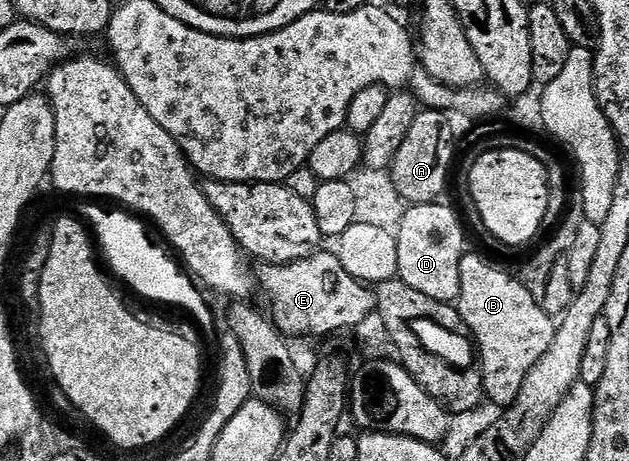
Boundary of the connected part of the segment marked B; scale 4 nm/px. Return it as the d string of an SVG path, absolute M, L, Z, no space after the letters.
M464 253L457 307L477 347L485 395L504 408L515 403L527 373L551 351L555 343L556 319L554 322L539 307L539 302L540 299L528 292L514 273L498 270L479 254Z

